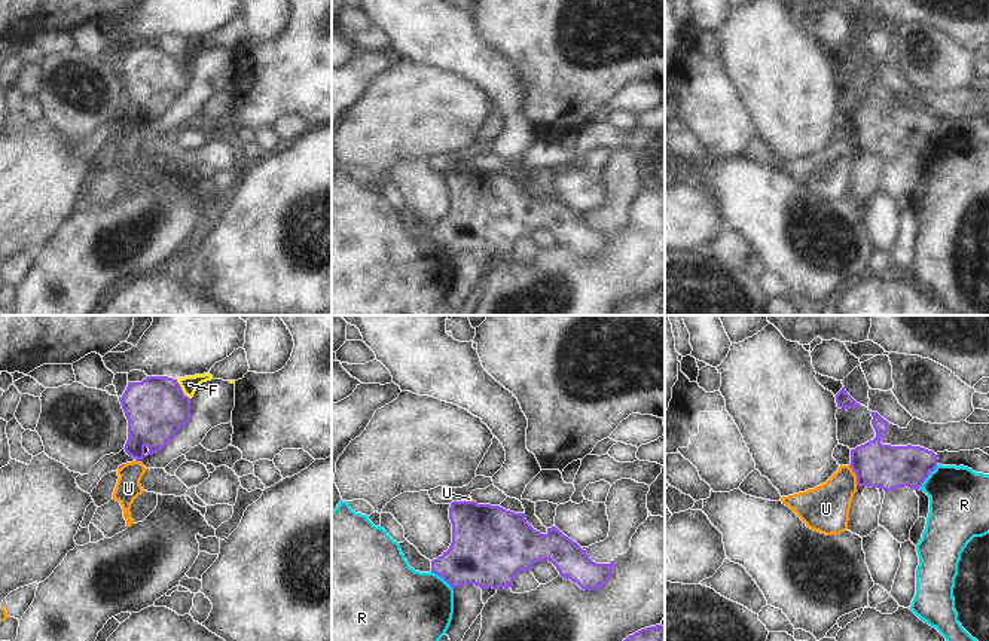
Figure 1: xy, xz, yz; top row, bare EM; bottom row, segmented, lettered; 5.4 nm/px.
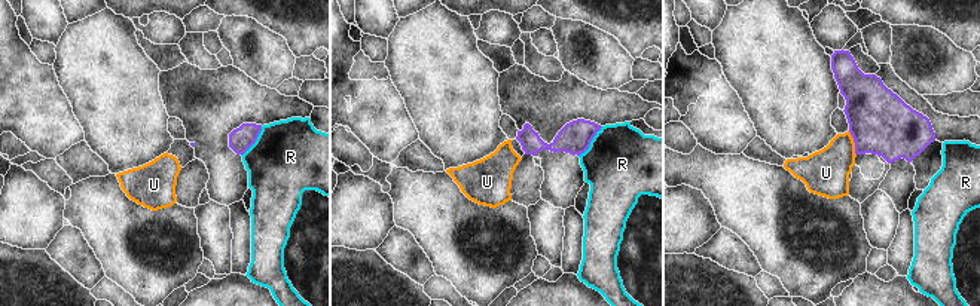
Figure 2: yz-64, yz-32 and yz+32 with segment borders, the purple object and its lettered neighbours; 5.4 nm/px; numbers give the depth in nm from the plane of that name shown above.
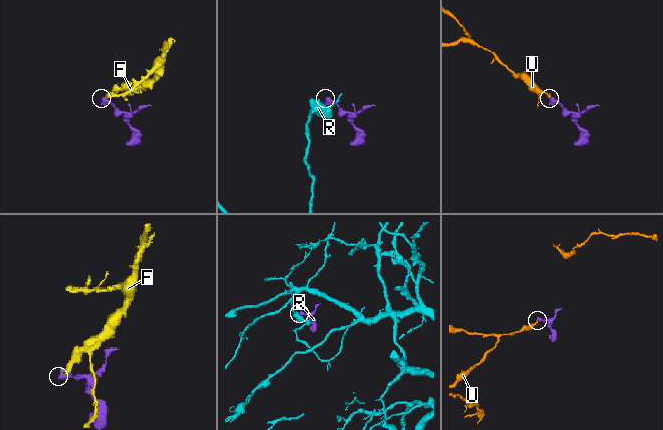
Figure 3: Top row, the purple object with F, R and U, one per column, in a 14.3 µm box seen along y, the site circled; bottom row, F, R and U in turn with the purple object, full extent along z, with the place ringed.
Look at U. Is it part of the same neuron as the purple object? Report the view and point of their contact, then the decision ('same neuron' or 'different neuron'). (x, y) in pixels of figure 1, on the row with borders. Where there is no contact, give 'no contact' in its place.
yz (855, 475) | different neuron

